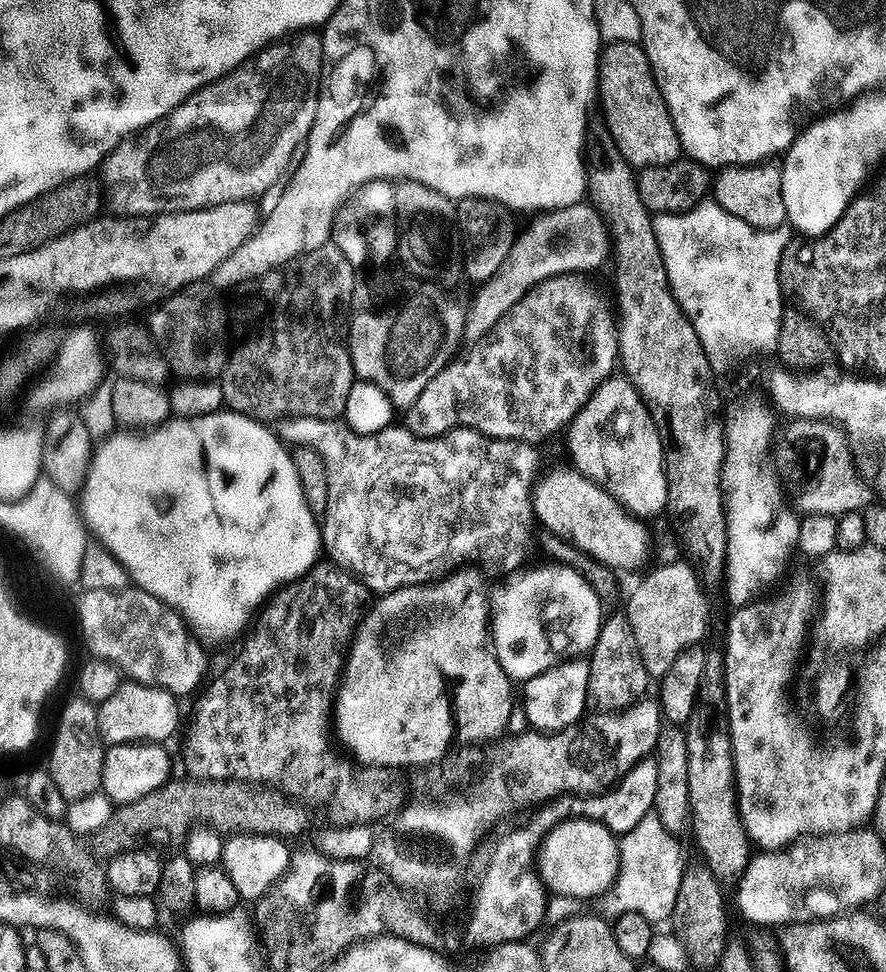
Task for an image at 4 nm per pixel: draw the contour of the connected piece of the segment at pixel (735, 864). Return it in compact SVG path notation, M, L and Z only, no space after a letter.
M701 684L698 710L692 716L686 728L688 738L688 765L690 766L690 832L696 835L696 844L702 855L708 859L707 871L715 876L721 885L739 885L754 856L754 845L744 829L744 820L740 816L738 793L736 790L736 759L732 753L732 733L725 730L726 724L716 713L718 704L708 698L708 688Z

